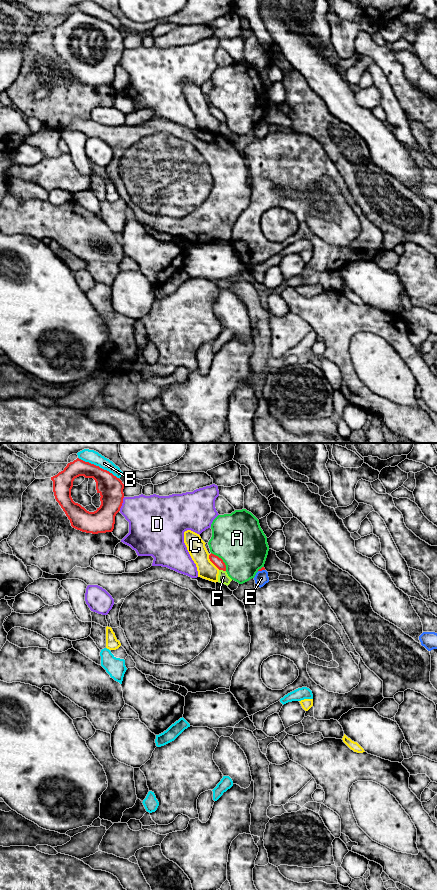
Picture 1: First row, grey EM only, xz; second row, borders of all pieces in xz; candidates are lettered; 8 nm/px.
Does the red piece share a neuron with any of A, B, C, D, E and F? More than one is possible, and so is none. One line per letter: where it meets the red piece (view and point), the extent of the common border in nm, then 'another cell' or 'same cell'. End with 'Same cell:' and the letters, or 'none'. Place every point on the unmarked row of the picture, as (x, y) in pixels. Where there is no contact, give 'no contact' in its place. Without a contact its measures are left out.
A: contact xz (222, 112); length 200 nm; another cell
B: contact xz (98, 18); length 360 nm; another cell
C: contact xz (212, 114); length 150 nm; another cell
D: contact xz (121, 56); length 120 nm; another cell
E: contact xz (261, 122); length 60 nm; another cell
F: contact xz (222, 121); length 60 nm; another cell
Same cell: none

